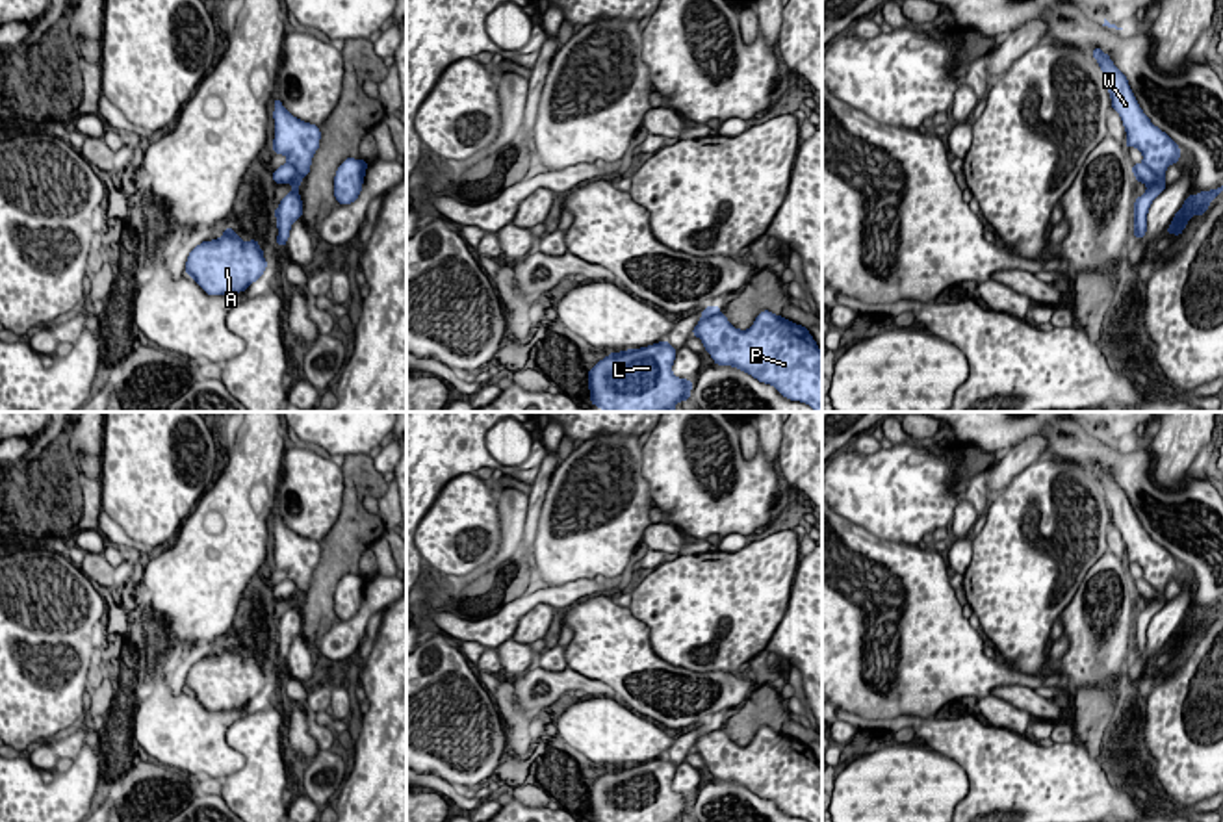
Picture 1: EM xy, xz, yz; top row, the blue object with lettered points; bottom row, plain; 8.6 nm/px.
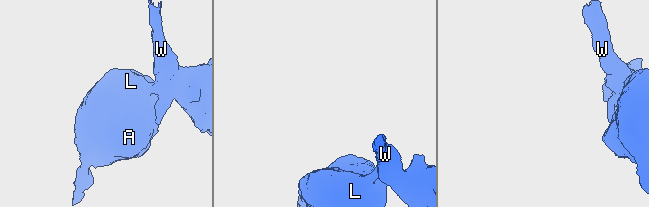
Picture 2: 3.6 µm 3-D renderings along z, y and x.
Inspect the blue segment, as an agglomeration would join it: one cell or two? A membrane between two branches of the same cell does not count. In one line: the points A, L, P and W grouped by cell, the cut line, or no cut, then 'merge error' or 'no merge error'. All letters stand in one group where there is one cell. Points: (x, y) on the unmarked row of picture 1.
groups A L / P W; cut yz (1144, 577), (1160, 594), (1157, 600); merge error

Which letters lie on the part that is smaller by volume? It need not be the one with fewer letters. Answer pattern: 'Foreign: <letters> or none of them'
Foreign: P, W

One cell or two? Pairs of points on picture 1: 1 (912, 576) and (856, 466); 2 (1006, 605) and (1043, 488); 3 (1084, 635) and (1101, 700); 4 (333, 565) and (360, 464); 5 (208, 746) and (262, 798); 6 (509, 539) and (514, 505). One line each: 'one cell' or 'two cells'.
1: two cells
2: one cell
3: two cells
4: one cell
5: two cells
6: one cell

